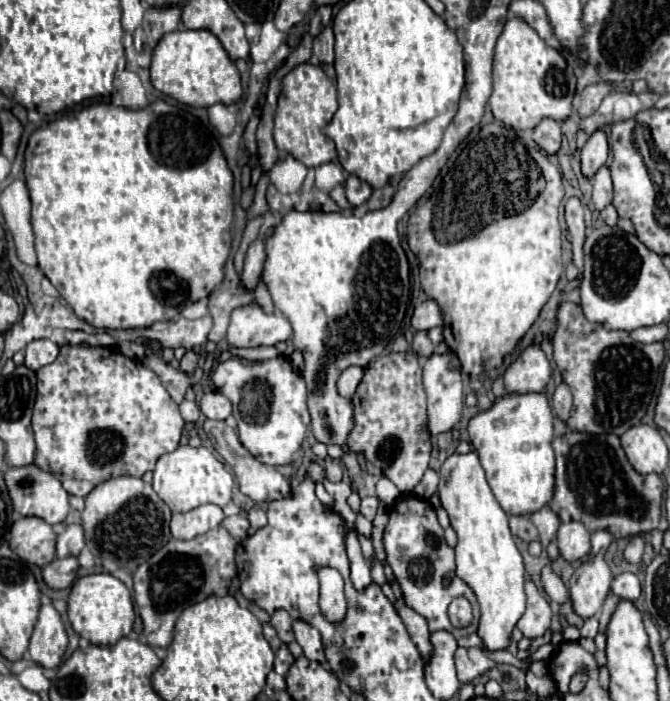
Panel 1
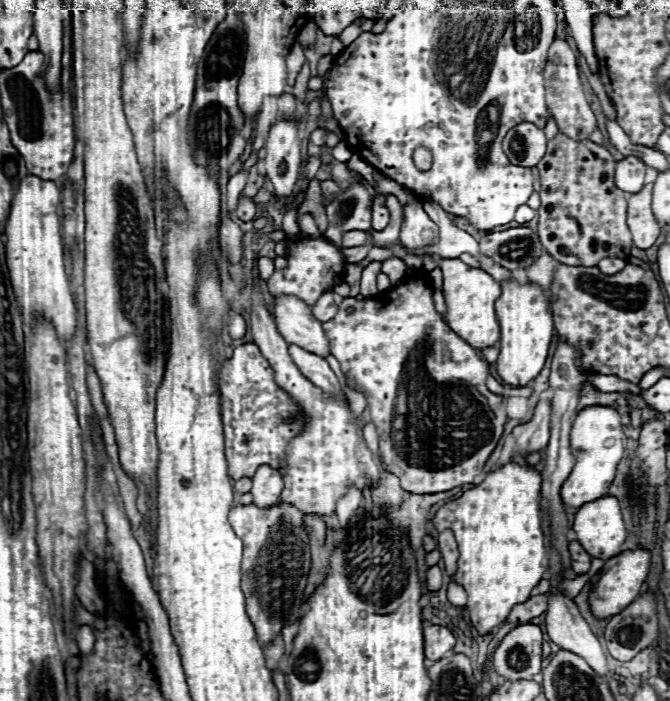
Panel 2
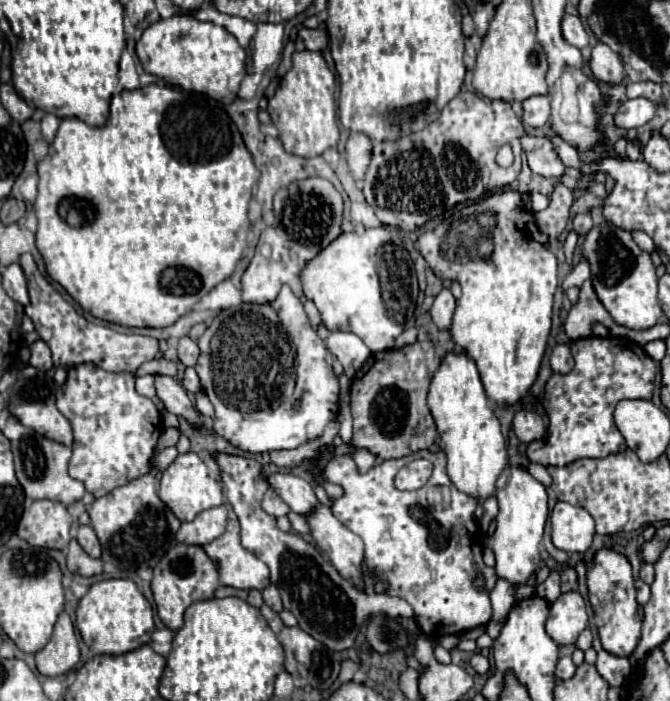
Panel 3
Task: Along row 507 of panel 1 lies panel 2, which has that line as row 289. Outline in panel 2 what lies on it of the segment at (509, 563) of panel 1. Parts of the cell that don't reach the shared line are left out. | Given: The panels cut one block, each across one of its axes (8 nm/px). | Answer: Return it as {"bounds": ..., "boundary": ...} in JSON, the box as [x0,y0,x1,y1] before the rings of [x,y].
{"bounds":[423,256,500,350],"boundary":[[[429,256],[424,257],[423,268],[427,272],[431,272],[437,266],[444,272],[442,290],[444,290],[444,298],[446,298],[446,322],[448,322],[448,326],[464,342],[468,342],[472,348],[484,350],[484,348],[494,346],[500,340],[500,326],[496,320],[496,312],[494,312],[494,302],[500,296],[500,284],[484,270],[472,268],[464,262],[460,262],[458,258],[435,261]]]}

